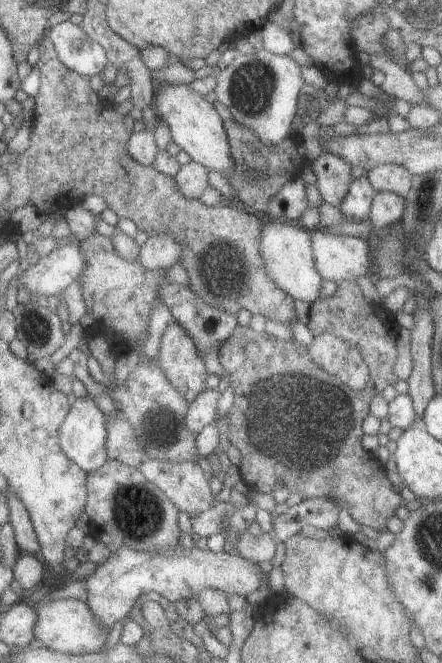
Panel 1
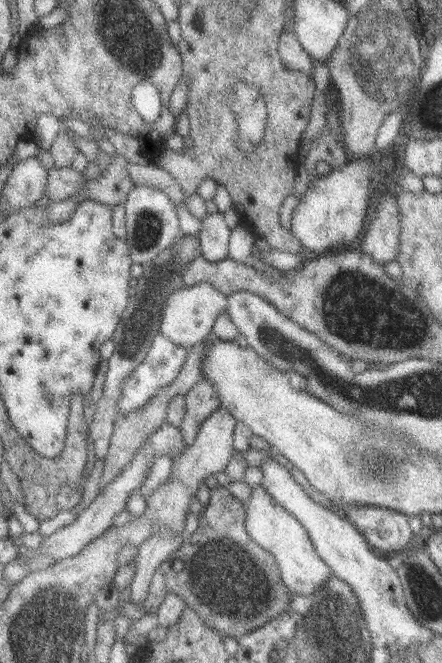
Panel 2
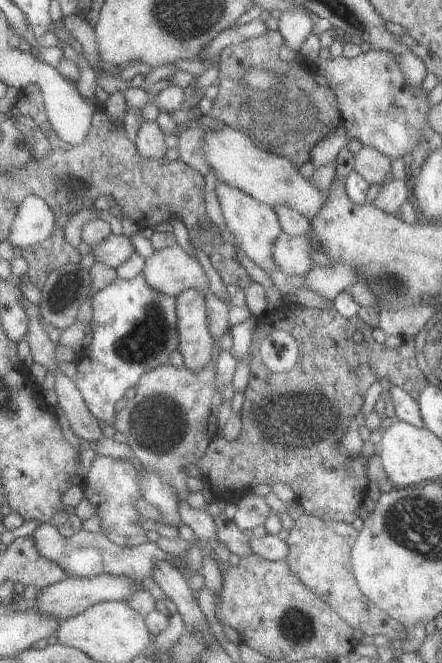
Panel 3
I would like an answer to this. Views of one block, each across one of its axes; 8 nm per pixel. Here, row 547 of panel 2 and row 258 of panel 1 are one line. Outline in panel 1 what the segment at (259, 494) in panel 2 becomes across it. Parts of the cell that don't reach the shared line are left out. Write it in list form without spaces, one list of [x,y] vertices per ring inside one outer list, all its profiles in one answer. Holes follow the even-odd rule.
[[[261,215],[261,232],[259,232],[259,258],[263,262],[263,270],[271,282],[279,290],[283,290],[287,296],[294,300],[302,300],[311,304],[319,299],[319,286],[322,278],[315,272],[311,242],[309,242],[309,231],[302,229],[296,223],[287,223],[280,219],[263,217]]]

